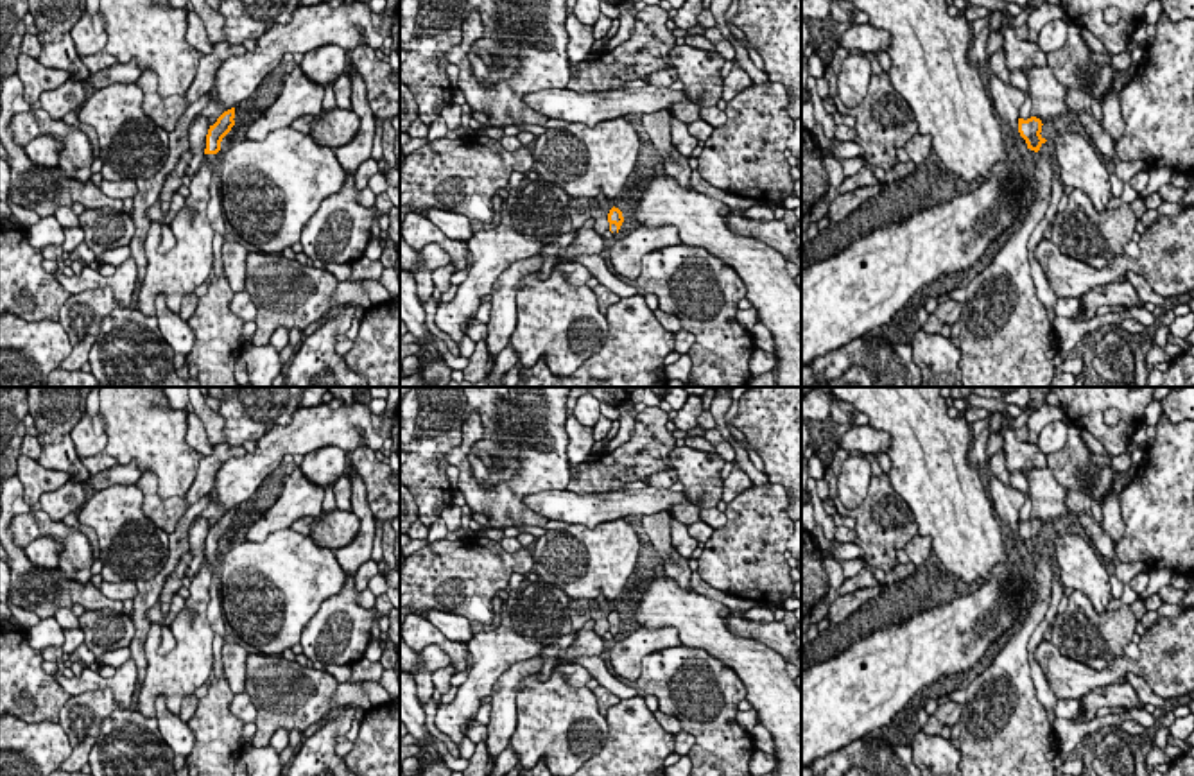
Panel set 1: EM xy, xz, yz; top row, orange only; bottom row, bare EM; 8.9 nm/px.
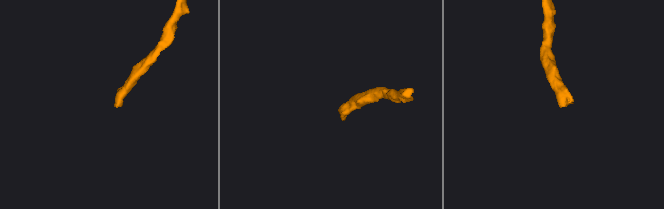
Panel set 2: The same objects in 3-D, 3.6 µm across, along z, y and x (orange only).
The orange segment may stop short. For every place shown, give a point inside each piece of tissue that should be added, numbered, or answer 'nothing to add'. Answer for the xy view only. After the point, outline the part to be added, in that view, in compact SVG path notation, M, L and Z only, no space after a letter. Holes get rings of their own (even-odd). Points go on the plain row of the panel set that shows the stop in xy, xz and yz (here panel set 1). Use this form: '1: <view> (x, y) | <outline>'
1: xy (216, 619) | M206 556L206 565L212 568L213 572L213 582L212 582L212 599L210 599L210 604L208 604L208 622L210 622L210 627L213 629L213 634L219 634L219 636L226 636L228 633L228 627L226 627L226 620L222 616L222 606L221 606L221 597L219 597L219 590L221 590L221 584L219 584L219 568L217 568L217 556Z

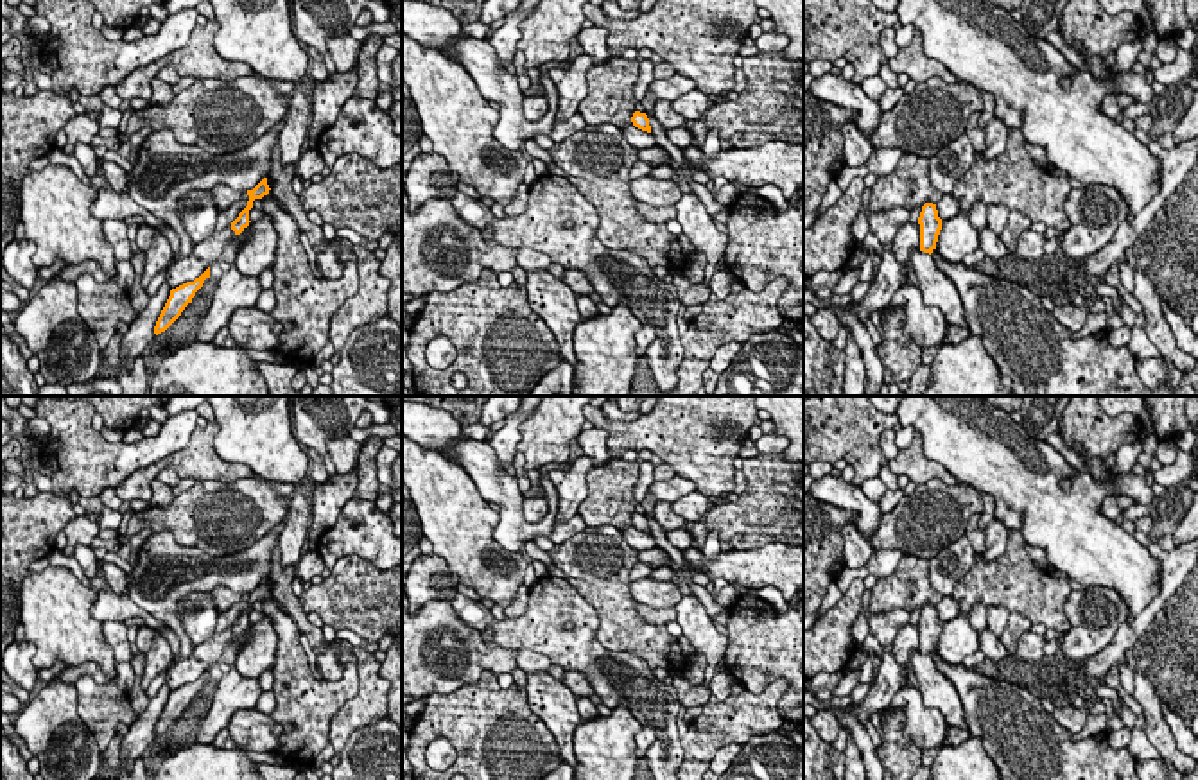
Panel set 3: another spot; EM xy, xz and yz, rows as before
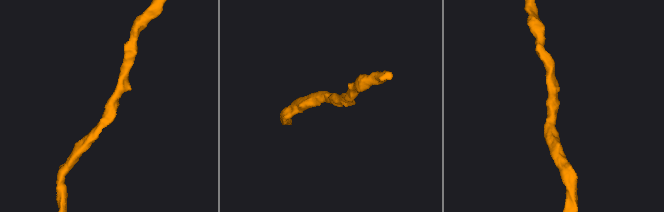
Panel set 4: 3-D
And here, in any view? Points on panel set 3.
nothing to add

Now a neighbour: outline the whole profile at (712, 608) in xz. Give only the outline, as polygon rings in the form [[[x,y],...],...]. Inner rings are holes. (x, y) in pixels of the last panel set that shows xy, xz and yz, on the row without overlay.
[[[646,515],[646,516],[649,520],[651,534],[653,534],[656,545],[669,554],[673,567],[683,572],[690,590],[701,601],[701,604],[705,606],[705,610],[712,617],[712,620],[716,620],[716,617],[721,611],[728,611],[730,608],[717,604],[705,586],[699,586],[692,581],[694,570],[687,567],[681,550],[667,542],[665,531],[656,524],[655,516],[649,516],[649,515]]]

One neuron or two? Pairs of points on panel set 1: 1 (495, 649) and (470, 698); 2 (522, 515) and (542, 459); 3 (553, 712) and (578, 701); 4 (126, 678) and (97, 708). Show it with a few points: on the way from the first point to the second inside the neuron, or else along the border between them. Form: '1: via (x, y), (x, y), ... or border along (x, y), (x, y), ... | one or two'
1: via (488, 662), (475, 685) | one
2: via (519, 500), (519, 490), (535, 474) | one
3: via (558, 712), (567, 712), (572, 707) | one
4: border along (72, 696), (83, 690), (108, 689), (121, 707) | two

